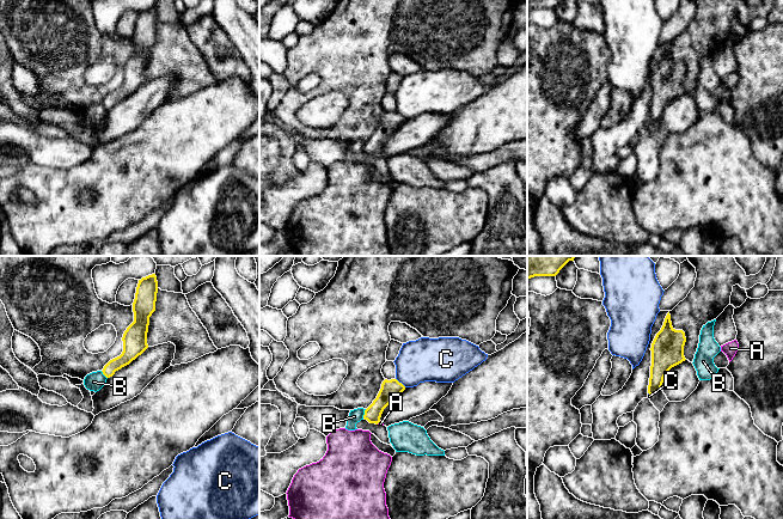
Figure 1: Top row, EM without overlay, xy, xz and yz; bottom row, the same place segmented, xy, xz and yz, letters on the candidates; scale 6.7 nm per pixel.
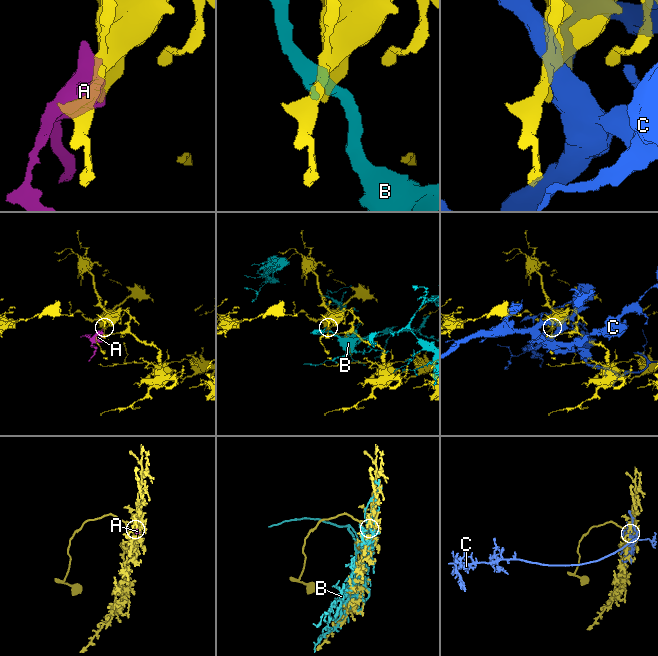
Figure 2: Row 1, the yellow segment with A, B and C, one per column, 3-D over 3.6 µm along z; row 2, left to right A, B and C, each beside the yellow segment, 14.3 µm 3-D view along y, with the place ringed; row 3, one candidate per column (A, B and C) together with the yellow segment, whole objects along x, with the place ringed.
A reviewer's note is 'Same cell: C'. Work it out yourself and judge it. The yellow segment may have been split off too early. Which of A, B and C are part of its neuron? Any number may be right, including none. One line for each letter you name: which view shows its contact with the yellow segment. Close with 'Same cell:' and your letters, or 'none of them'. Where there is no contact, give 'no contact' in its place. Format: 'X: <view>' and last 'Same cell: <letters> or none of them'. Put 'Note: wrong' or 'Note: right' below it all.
A: xz
Same cell: A
Note: wrong

